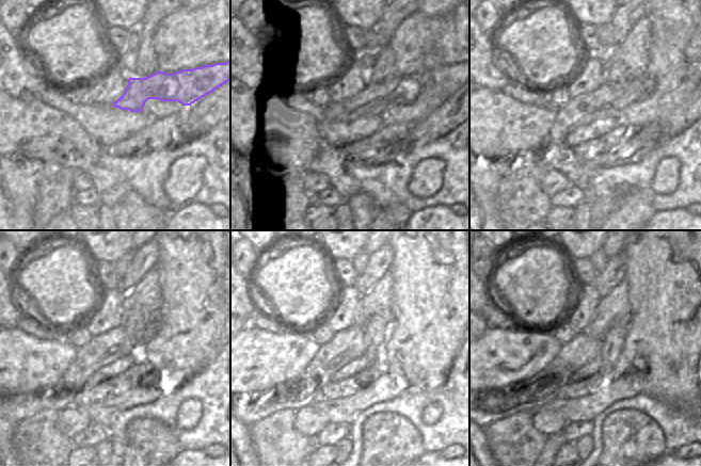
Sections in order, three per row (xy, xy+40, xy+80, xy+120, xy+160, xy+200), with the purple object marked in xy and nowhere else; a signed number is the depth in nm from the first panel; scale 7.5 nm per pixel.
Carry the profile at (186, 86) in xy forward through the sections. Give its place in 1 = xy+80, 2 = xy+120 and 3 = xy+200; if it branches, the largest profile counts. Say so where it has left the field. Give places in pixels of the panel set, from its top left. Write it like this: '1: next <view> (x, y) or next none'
1: next xy+80 (605, 101)
2: next xy+120 (102, 350)
3: next xy+200 (491, 405)

